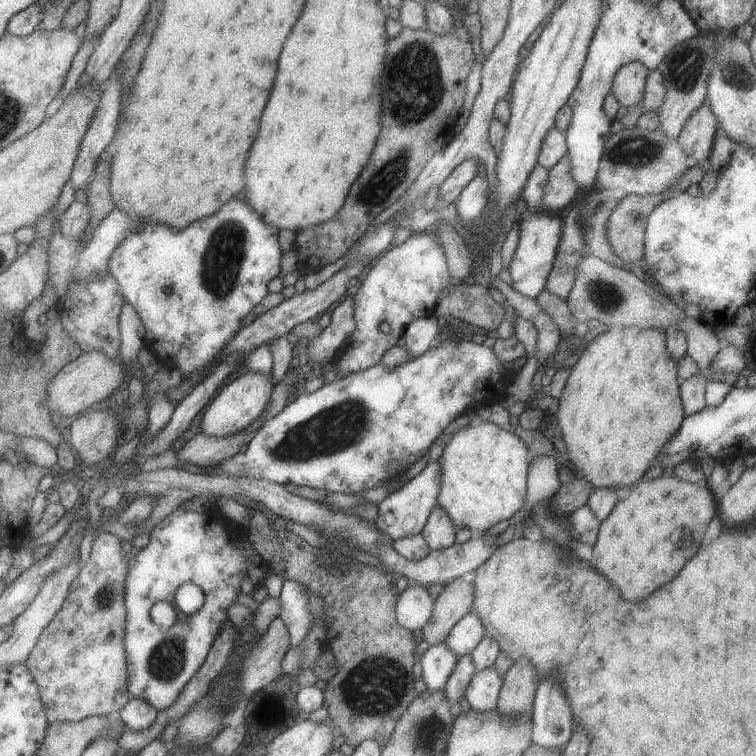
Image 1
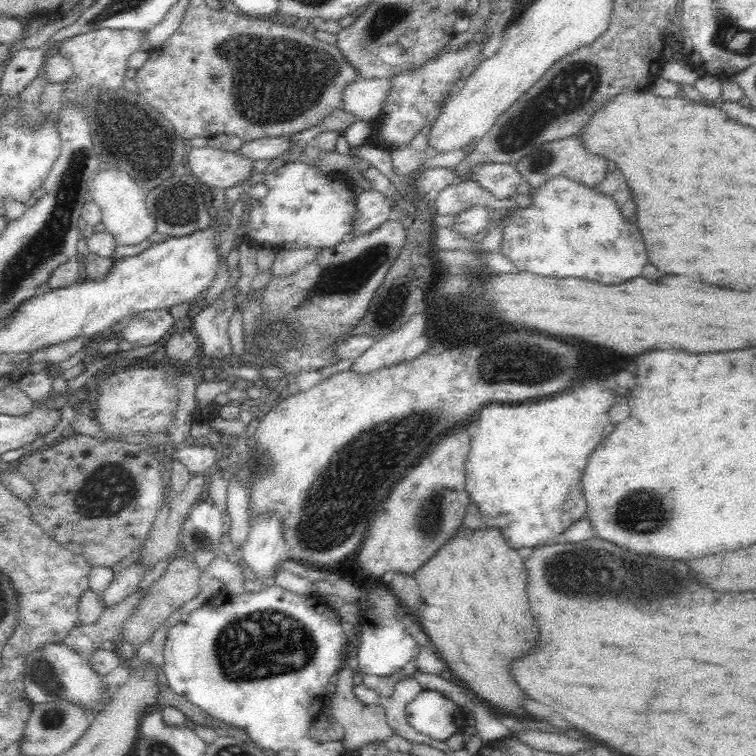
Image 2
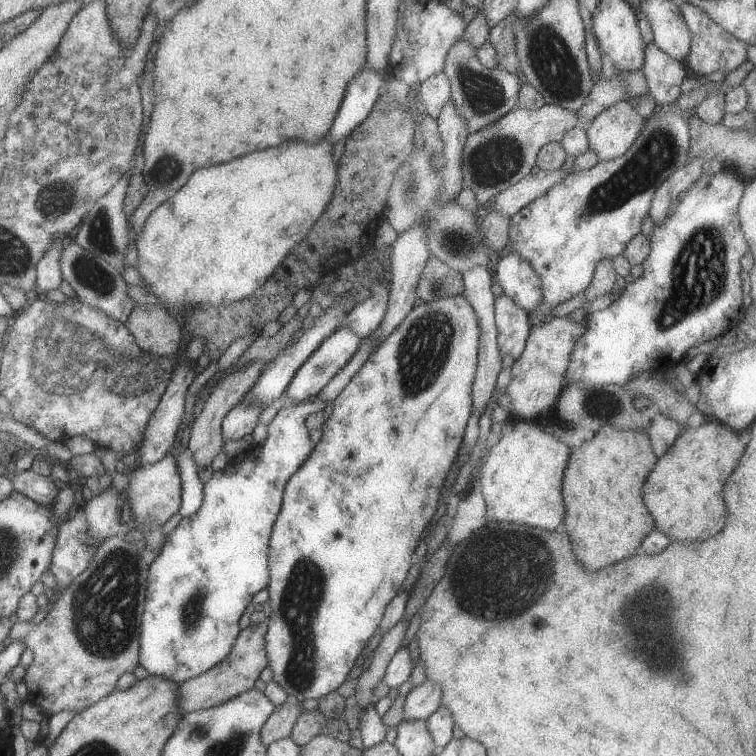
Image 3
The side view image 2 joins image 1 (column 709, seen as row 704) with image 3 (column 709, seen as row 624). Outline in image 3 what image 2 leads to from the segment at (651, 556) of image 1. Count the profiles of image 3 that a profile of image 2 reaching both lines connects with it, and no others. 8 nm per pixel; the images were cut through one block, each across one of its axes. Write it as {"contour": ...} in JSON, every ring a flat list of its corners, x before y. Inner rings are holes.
{"contour":[[708,418,707,422,694,430,685,429,668,452,658,460,642,490,644,503,654,518,655,528,662,530,672,540,704,540,716,536,726,524,726,504,722,500,722,488,730,472,734,472,734,468,740,464,742,452,744,446,740,444,739,434,715,418]]}

